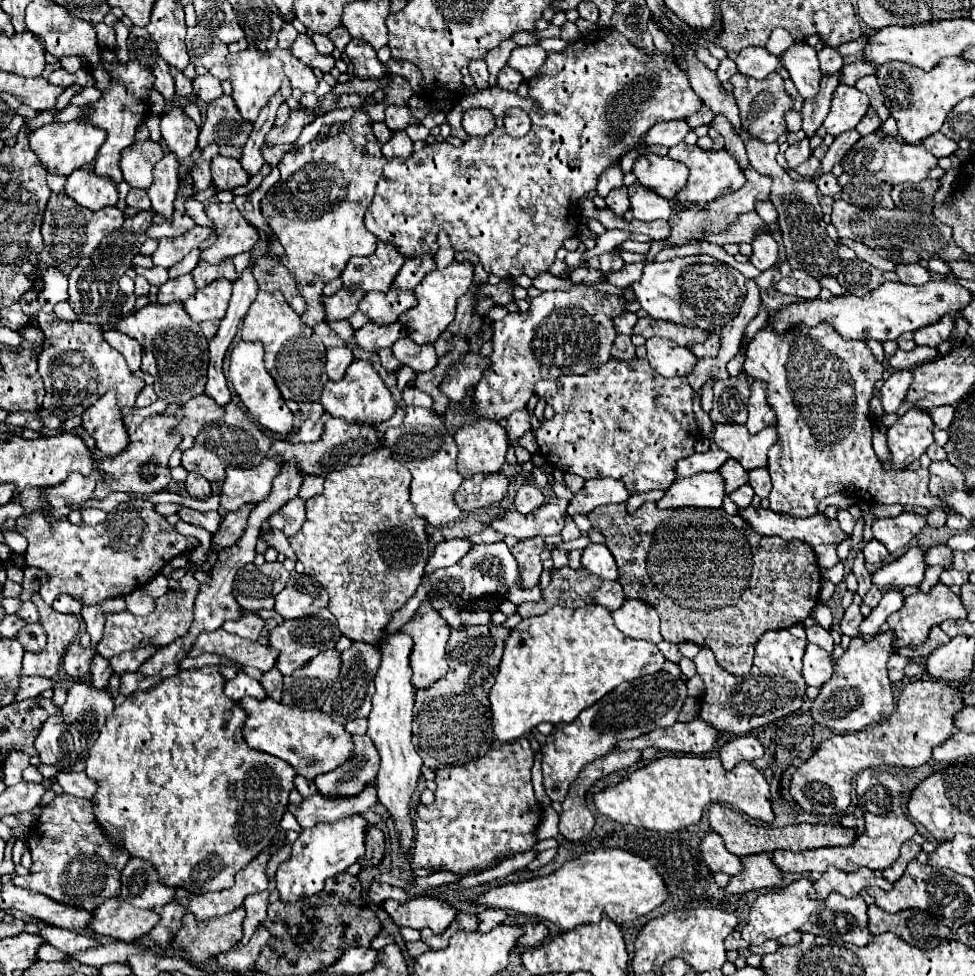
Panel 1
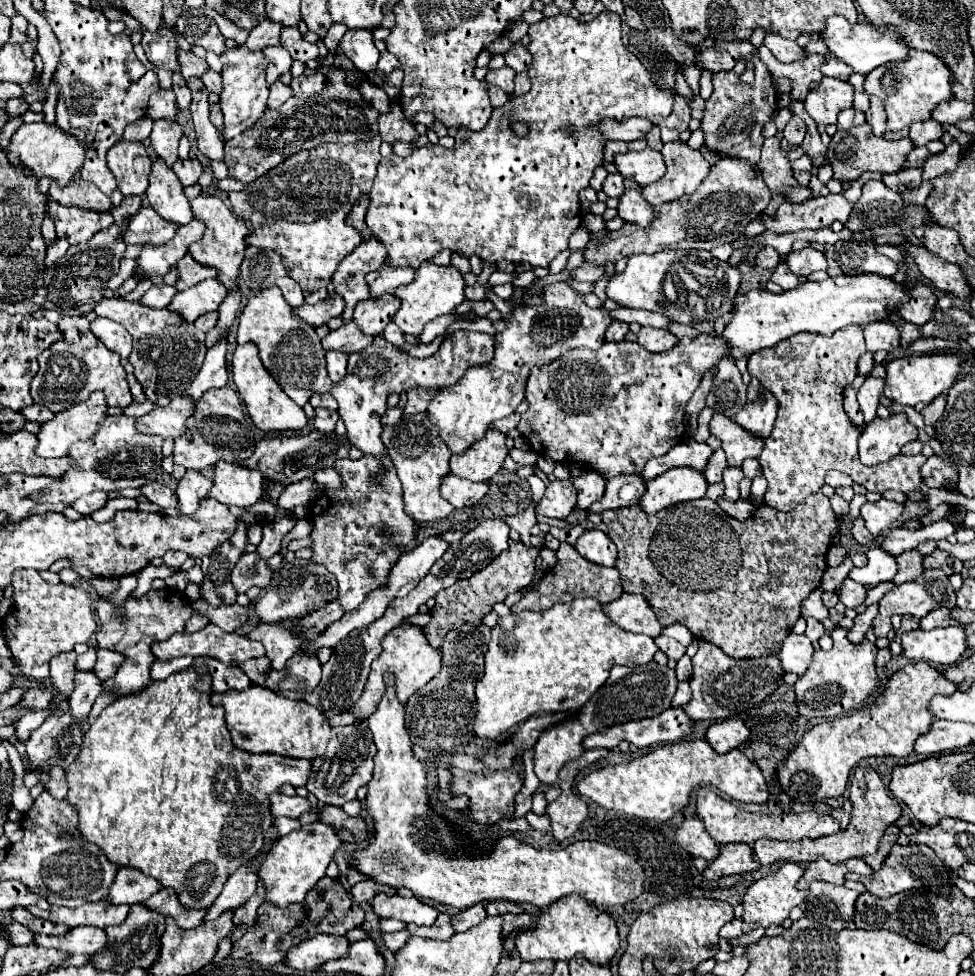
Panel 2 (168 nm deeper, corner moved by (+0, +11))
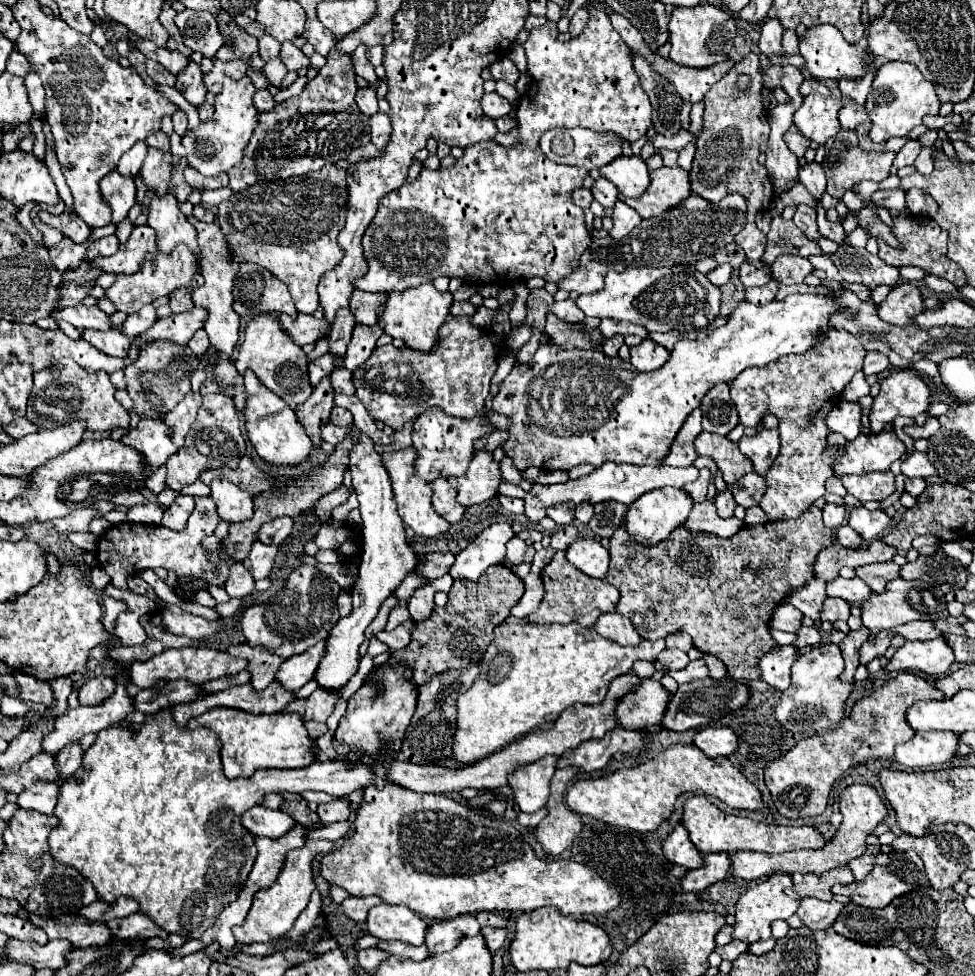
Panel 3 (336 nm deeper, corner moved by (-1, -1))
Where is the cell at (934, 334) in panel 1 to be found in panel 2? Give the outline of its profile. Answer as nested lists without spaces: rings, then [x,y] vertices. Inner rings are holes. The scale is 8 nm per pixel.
[[[917,282],[913,286],[913,300],[909,300],[909,304],[901,304],[899,316],[905,322],[923,326],[933,318],[935,308],[937,308],[937,294],[931,290],[931,286]]]

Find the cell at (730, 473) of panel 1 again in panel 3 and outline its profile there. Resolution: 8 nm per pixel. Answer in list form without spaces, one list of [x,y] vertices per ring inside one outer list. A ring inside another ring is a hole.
[[[702,468],[698,480],[694,480],[694,482],[690,482],[690,484],[684,484],[682,490],[684,490],[694,502],[704,502],[704,500],[706,500],[708,482],[710,482],[710,470],[708,470],[708,468]]]

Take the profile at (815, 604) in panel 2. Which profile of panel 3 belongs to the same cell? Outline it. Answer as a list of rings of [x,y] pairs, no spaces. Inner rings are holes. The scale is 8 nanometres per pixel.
[[[782,602],[782,604],[778,604],[776,610],[774,610],[772,620],[770,620],[770,626],[776,628],[776,630],[796,632],[796,628],[800,628],[800,618],[802,618],[802,614],[800,614],[794,606]]]

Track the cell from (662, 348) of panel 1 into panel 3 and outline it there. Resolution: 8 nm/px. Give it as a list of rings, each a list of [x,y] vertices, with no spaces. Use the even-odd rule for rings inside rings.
[[[644,340],[638,346],[630,348],[630,364],[638,372],[652,372],[660,368],[662,364],[666,364],[668,356],[670,352],[652,340]]]

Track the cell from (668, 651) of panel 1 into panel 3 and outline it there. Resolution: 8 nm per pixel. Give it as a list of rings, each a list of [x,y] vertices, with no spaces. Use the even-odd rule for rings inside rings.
[[[666,648],[666,650],[662,650],[658,654],[658,662],[664,664],[668,670],[684,670],[688,666],[690,658],[682,650],[670,650],[670,648]]]

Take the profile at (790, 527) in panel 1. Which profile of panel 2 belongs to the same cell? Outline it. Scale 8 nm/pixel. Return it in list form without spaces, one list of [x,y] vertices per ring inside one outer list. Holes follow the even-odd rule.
[[[721,496],[721,498],[719,498],[719,506],[721,506],[723,510],[727,510],[729,516],[733,516],[733,518],[737,518],[737,520],[745,520],[745,518],[749,518],[753,512],[757,512],[757,508],[759,508],[761,504],[753,502],[751,496],[749,496],[749,498],[739,498],[739,500],[735,500],[735,502],[731,502],[729,498]]]

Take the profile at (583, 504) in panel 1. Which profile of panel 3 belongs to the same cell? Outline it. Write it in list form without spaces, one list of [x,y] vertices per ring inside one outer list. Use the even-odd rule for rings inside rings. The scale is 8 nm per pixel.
[[[588,502],[578,504],[576,510],[574,510],[574,518],[576,518],[578,522],[582,522],[582,524],[588,524],[592,516],[594,516],[594,508],[592,508],[592,504],[588,504]]]

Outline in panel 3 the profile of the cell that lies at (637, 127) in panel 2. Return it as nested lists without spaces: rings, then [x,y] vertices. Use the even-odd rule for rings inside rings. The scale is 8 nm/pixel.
[[[552,128],[540,138],[540,150],[546,154],[548,160],[556,164],[566,164],[566,166],[580,166],[586,170],[600,168],[602,164],[618,158],[620,152],[620,142],[618,134],[600,134],[600,132],[590,132],[586,128]]]

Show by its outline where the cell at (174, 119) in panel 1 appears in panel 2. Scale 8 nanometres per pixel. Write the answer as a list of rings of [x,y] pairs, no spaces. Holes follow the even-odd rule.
[[[155,120],[151,132],[151,148],[169,166],[177,160],[177,146],[183,138],[183,126],[175,120]]]

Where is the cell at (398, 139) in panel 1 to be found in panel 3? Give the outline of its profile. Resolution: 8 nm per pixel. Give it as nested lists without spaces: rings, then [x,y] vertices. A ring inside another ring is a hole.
[[[376,112],[374,116],[370,116],[368,124],[370,124],[370,134],[372,134],[372,144],[376,148],[384,148],[384,144],[388,144],[388,138],[390,138],[388,114]]]

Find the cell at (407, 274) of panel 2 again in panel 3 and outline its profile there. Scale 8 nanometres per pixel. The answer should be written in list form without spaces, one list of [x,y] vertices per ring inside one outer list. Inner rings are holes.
[[[354,290],[350,298],[350,312],[354,314],[356,324],[374,326],[378,320],[378,308],[382,308],[382,300],[386,300],[386,294],[370,294]]]

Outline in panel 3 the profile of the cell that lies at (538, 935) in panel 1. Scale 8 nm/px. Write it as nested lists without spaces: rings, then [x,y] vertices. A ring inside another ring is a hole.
[[[482,928],[480,930],[484,942],[486,942],[486,948],[490,952],[496,952],[502,948],[504,940],[506,940],[506,930],[496,930],[496,928]]]

